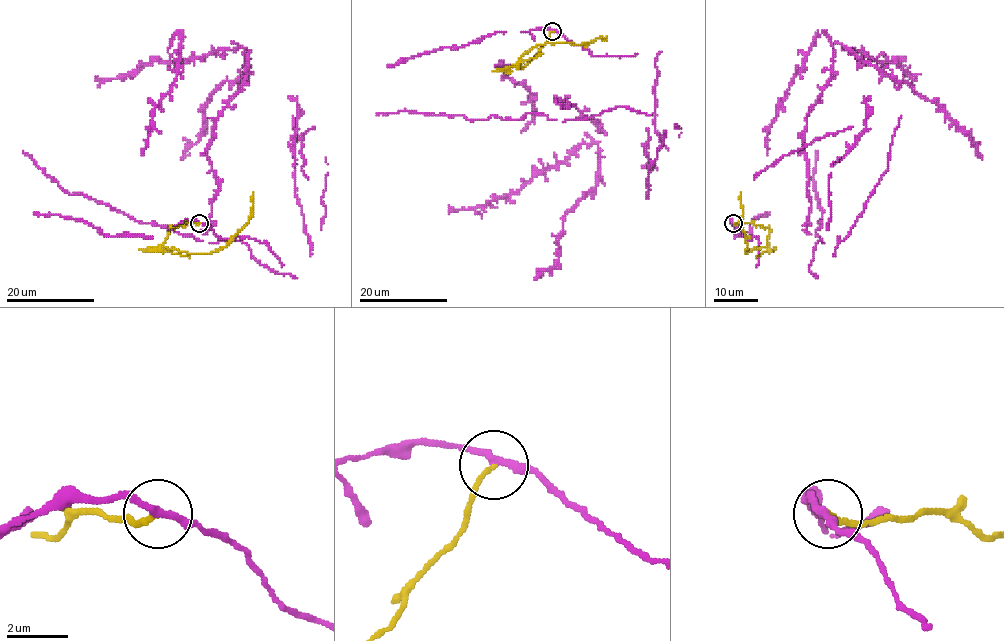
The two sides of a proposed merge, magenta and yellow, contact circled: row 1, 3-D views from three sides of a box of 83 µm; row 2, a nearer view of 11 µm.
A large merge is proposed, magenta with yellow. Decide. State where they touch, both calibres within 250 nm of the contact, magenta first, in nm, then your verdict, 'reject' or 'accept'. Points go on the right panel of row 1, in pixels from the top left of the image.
at (733, 223); 240 nm thick on the magenta side, 150 nm on the other; reject

